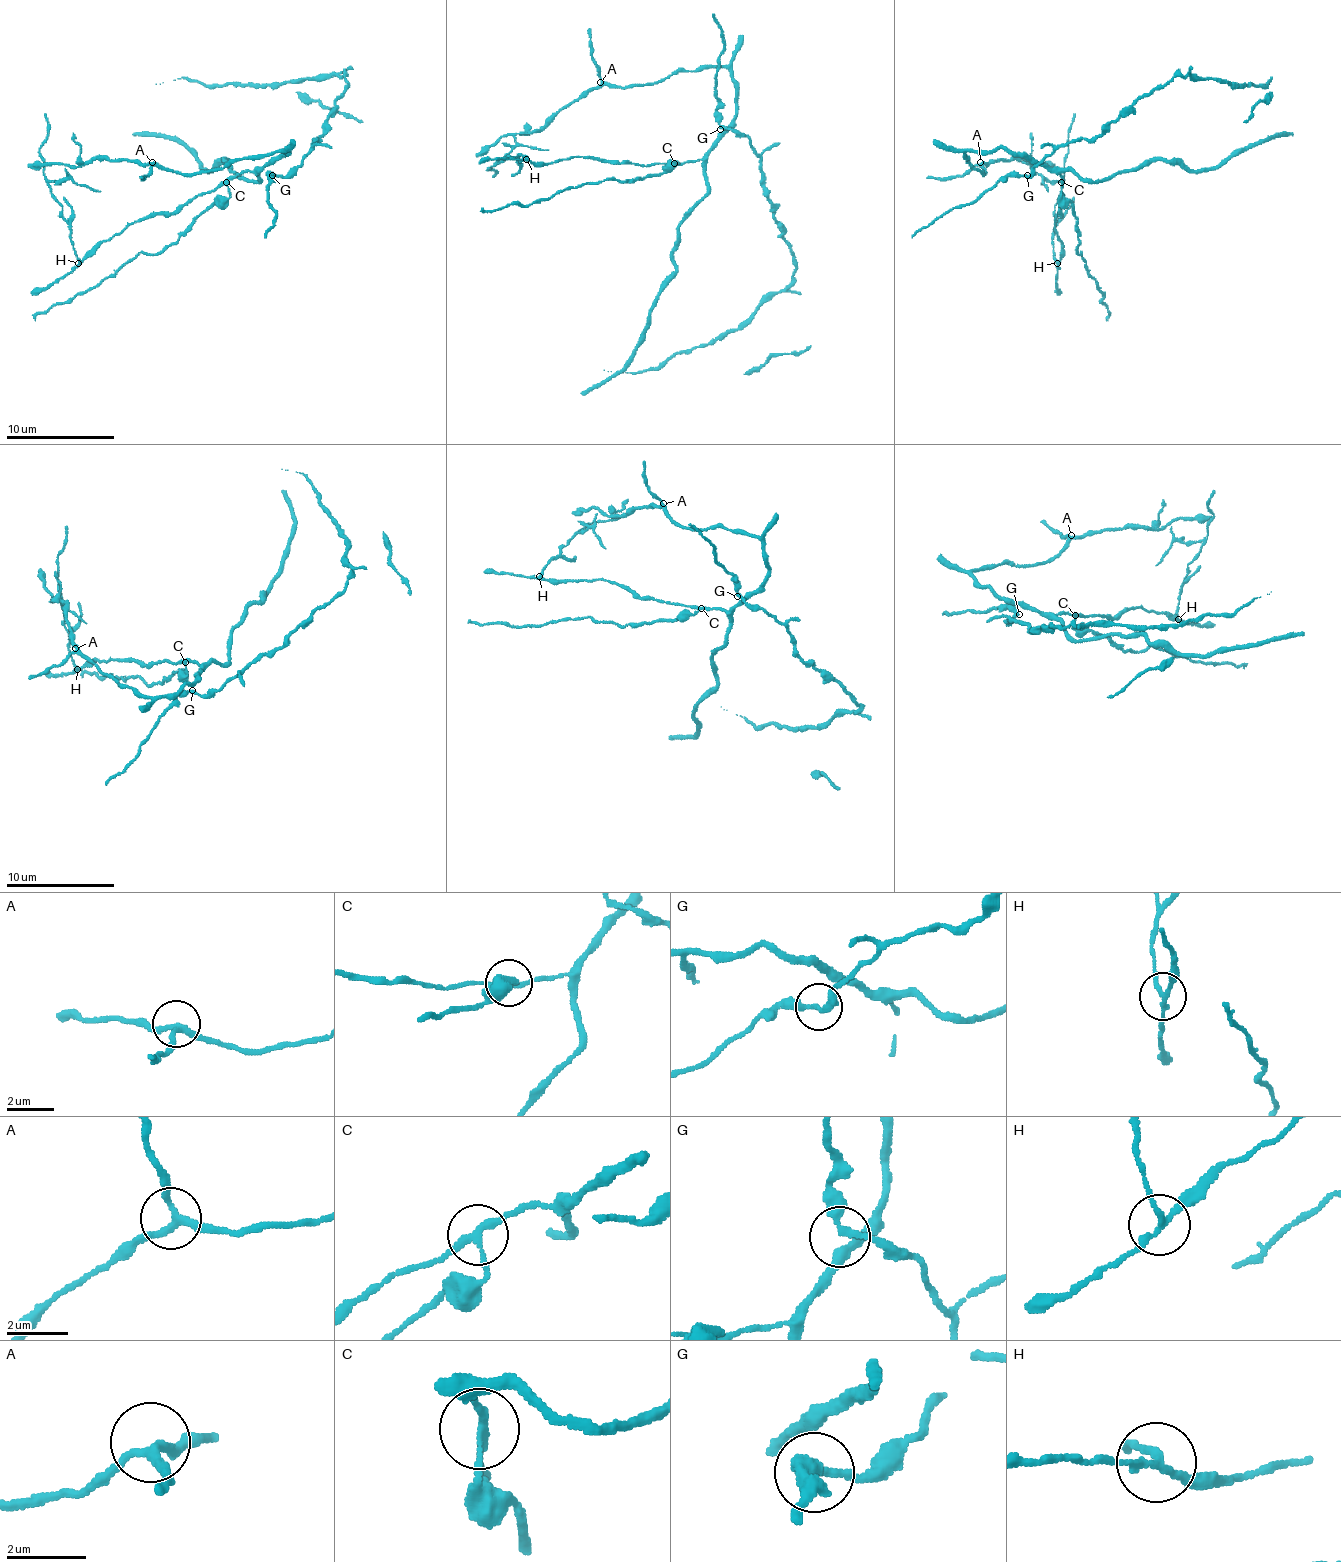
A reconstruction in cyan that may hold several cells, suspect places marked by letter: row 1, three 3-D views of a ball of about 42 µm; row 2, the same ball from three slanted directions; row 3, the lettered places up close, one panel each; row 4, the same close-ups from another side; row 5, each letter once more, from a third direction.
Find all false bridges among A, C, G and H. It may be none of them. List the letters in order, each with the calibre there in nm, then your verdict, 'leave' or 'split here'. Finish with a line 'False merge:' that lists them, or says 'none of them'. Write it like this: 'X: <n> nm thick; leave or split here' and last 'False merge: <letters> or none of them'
A: 220 nm thick; leave
C: 190 nm thick; split here
G: 180 nm thick; leave
H: 170 nm thick; split here
False merge: C, H

